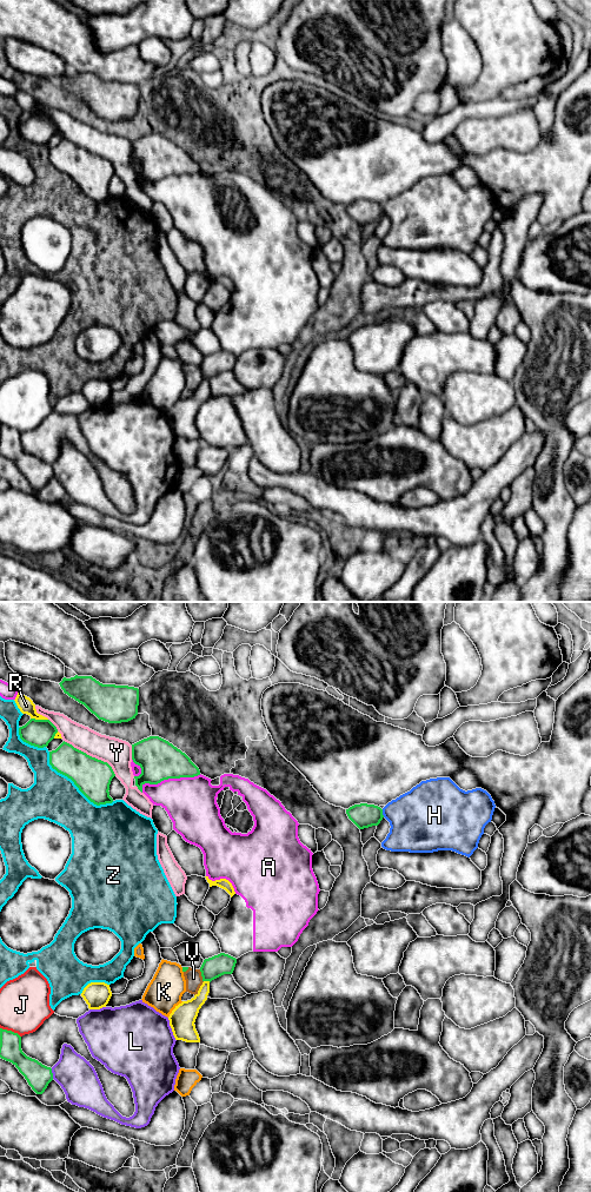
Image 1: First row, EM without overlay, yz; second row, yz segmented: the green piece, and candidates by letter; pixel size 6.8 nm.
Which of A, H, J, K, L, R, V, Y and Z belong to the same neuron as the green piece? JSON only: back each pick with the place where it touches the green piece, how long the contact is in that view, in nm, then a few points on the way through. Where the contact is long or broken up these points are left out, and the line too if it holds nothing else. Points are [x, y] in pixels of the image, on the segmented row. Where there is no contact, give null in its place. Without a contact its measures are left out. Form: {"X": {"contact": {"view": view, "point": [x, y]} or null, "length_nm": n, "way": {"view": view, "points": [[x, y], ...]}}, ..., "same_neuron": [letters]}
{"V": {"contact": {"view": "yz", "point": [201, 975]}, "length_nm": 90}, "same_neuron": ["V"]}

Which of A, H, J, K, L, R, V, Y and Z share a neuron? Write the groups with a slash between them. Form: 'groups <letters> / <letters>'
groups A / H / J / K / L / R / V / Y / Z

